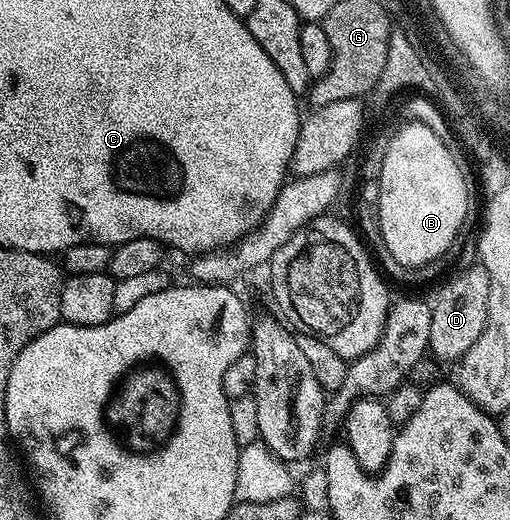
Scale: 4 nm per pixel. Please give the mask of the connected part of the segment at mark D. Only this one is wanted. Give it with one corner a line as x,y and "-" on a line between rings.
480,262
457,273
440,287
436,300
431,300
430,341
428,349
431,358
459,361
468,352
470,345
478,341
478,336
486,325
486,304
490,297
490,276

